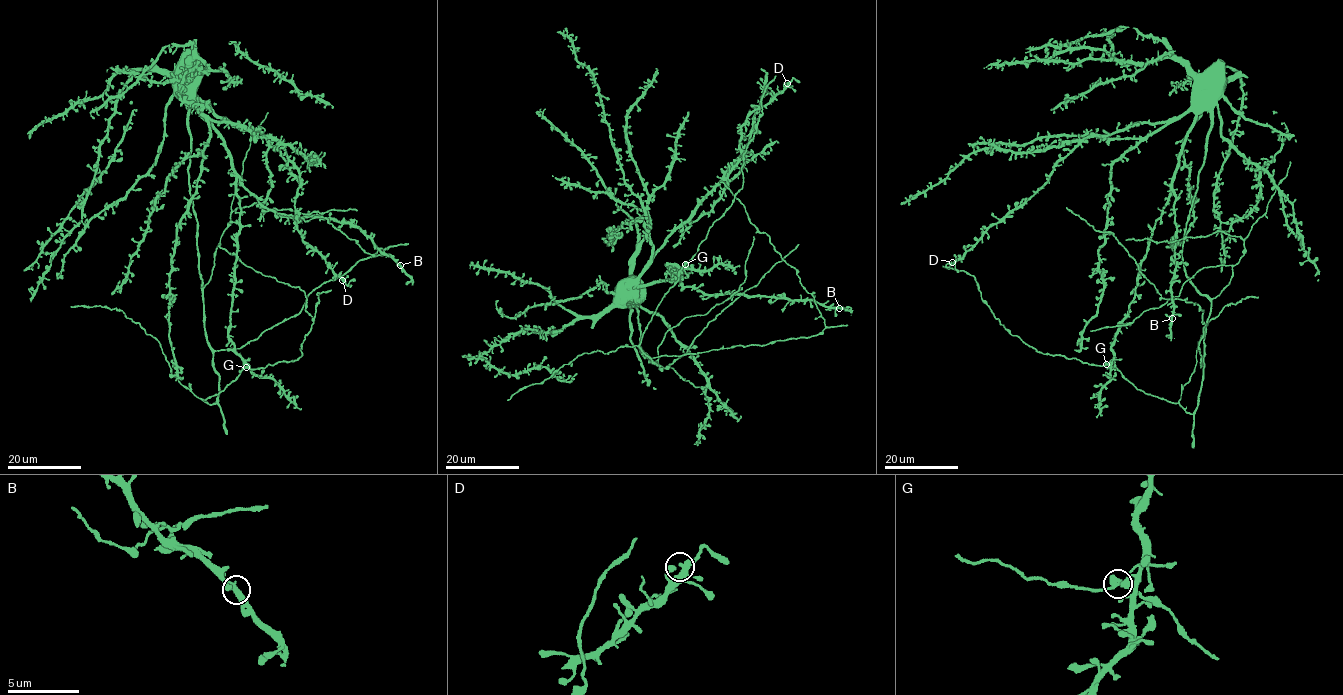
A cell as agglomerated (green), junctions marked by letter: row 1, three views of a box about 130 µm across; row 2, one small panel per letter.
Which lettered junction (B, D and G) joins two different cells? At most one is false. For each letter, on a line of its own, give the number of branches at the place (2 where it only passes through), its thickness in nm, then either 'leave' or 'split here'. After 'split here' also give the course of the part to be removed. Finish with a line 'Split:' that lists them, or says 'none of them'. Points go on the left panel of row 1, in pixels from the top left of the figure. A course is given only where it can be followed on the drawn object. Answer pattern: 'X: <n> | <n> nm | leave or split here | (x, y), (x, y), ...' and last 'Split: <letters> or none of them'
B: 3 | 340 nm | leave
D: 3 | 300 nm | leave
G: 3 | 300 nm | leave
Split: none of them

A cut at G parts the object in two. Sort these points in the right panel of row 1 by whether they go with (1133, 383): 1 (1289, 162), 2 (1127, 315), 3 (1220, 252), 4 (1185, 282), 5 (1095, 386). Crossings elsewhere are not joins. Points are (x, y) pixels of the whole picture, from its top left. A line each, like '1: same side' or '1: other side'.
1: same side
2: other side
3: other side
4: same side
5: other side

